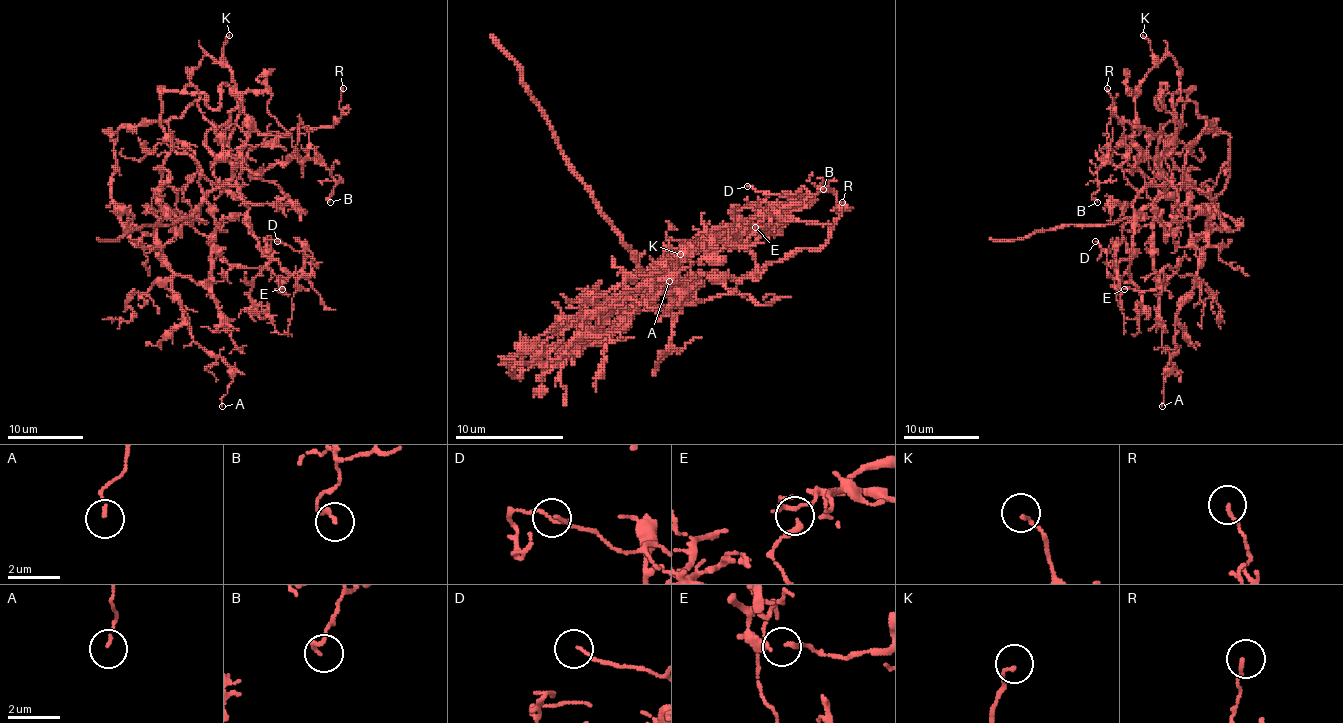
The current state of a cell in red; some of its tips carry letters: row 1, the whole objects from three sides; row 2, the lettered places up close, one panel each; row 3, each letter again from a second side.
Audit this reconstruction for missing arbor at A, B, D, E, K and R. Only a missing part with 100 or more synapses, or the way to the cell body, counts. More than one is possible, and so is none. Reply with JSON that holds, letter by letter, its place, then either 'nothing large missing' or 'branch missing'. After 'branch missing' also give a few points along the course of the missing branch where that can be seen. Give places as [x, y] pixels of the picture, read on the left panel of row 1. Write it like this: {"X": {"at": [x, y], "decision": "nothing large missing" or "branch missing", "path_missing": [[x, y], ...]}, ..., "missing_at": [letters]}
{"A": {"at": [222, 406], "decision": "nothing large missing"}, "B": {"at": [330, 202], "decision": "nothing large missing"}, "D": {"at": [277, 241], "decision": "nothing large missing"}, "E": {"at": [282, 289], "decision": "nothing large missing"}, "K": {"at": [229, 35], "decision": "nothing large missing"}, "R": {"at": [343, 88], "decision": "nothing large missing"}, "missing_at": []}

